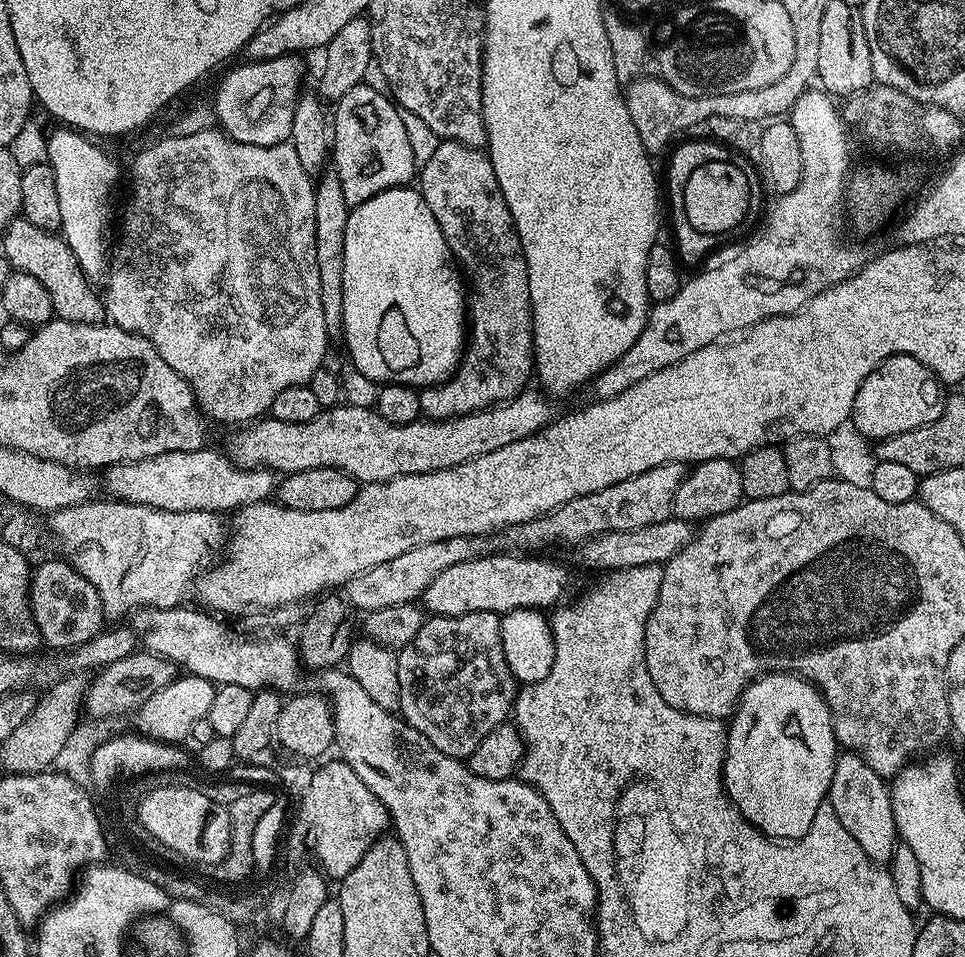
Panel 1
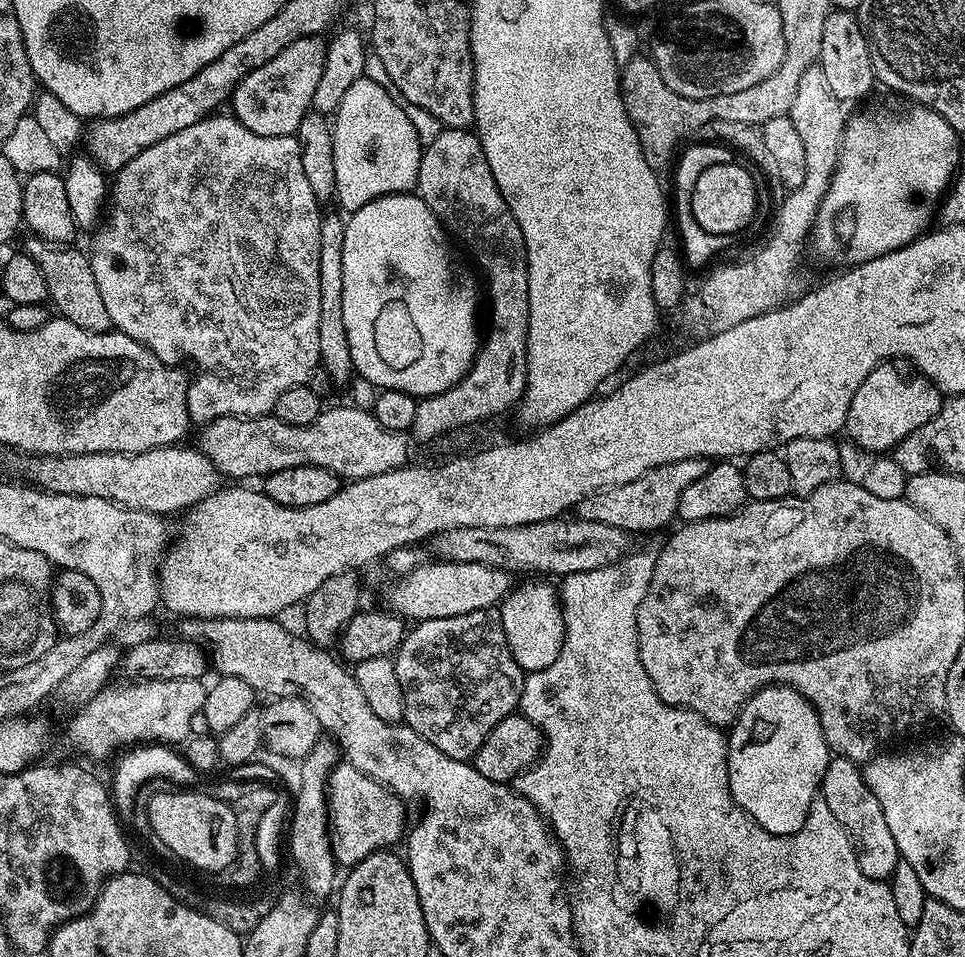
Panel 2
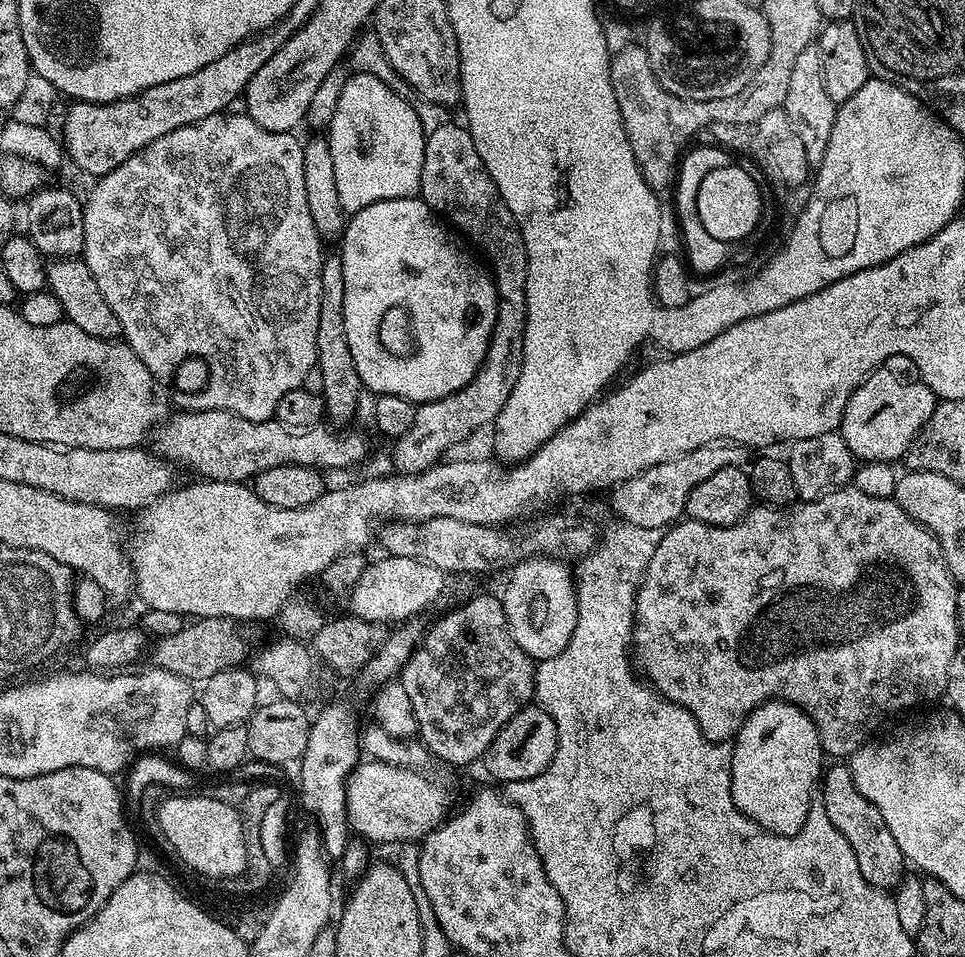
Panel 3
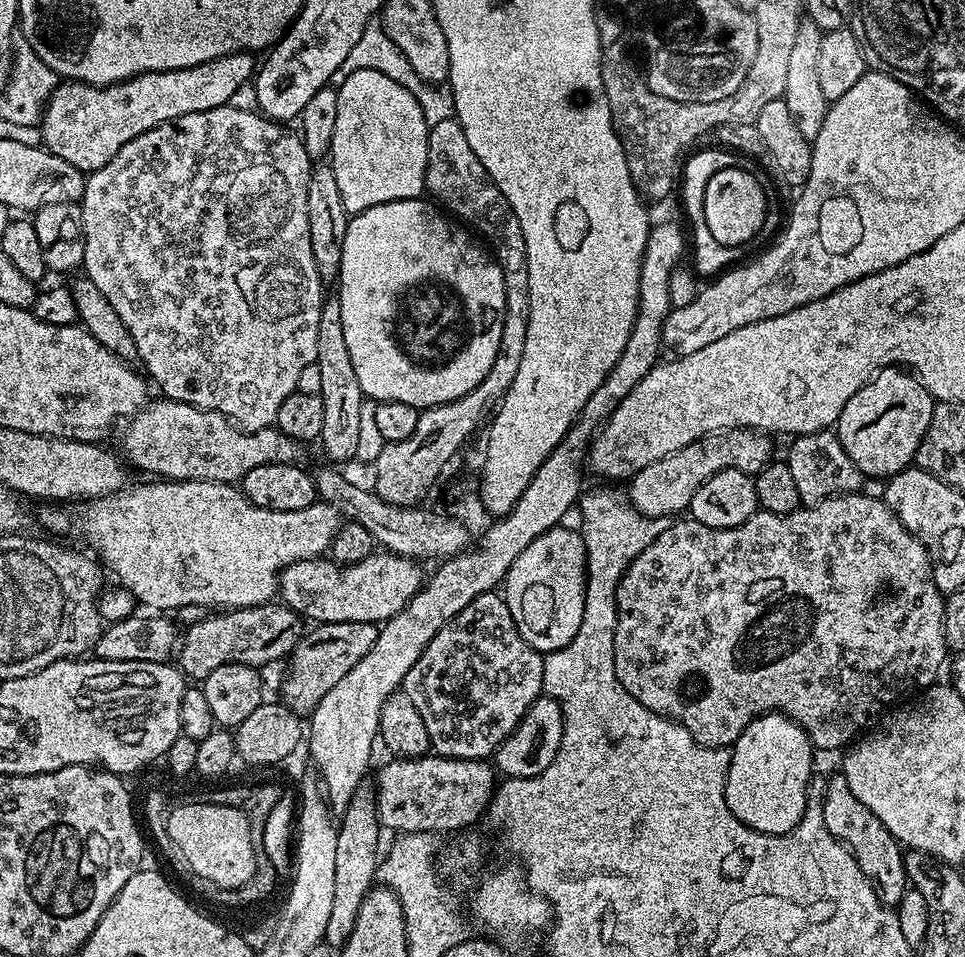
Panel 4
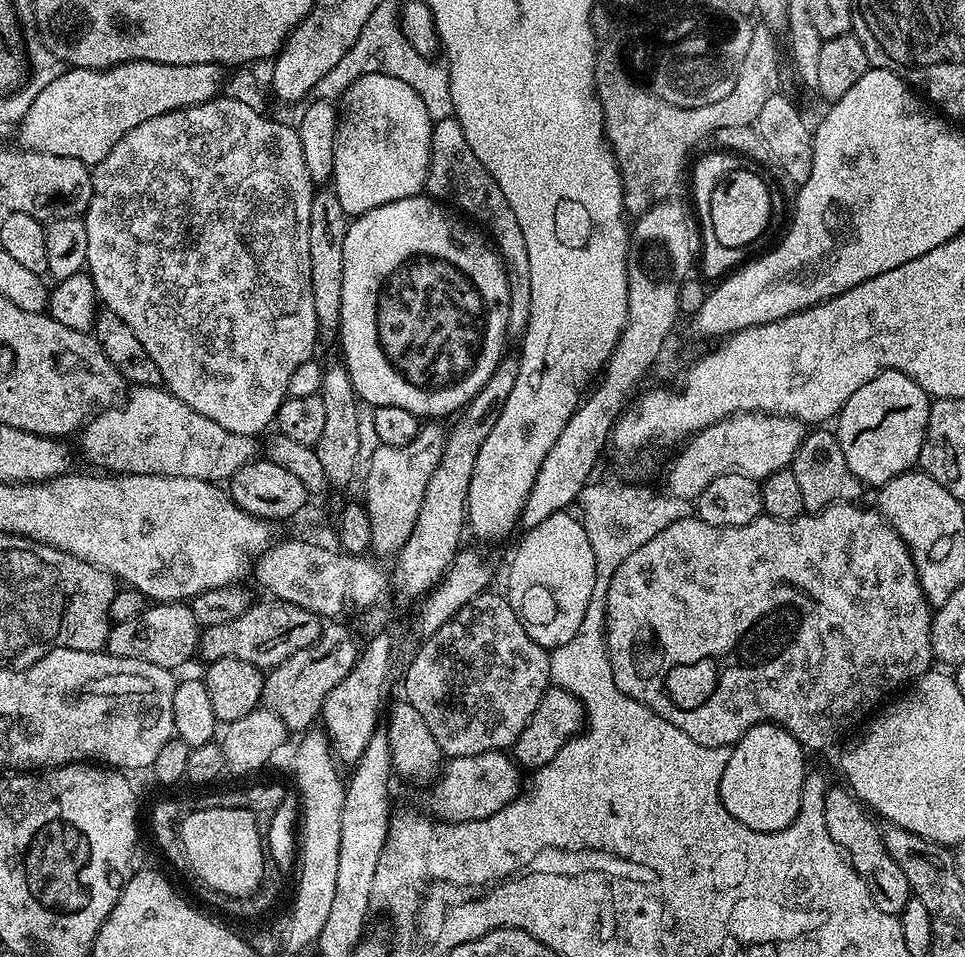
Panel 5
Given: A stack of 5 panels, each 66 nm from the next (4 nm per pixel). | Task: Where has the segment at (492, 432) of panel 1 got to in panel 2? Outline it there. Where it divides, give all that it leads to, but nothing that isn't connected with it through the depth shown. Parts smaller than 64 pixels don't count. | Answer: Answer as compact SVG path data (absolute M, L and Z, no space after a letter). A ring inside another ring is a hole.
M355 406L348 408L328 408L321 411L320 416L310 426L290 426L277 416L223 416L211 420L199 430L198 447L202 455L210 458L221 477L233 476L233 481L244 482L247 476L263 478L278 470L290 470L294 466L318 466L330 470L334 475L351 482L361 480L374 474L386 474L395 468L405 467L409 463L408 455L412 452L413 441L403 432L386 430L382 422L371 412Z

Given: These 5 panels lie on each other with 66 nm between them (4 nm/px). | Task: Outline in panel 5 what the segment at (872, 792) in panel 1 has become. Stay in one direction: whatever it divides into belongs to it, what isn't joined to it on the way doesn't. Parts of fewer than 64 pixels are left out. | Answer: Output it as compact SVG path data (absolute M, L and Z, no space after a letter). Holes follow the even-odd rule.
M829 787L826 794L826 830L830 830L830 838L840 848L841 852L848 857L849 864L866 882L866 890L870 890L870 898L874 898L874 906L891 916L899 916L901 910L906 906L906 902L913 899L910 882L906 882L906 874L902 874L902 869L884 845L884 833L881 825L876 825L877 821L870 815L869 809L856 799L855 792L847 787Z

